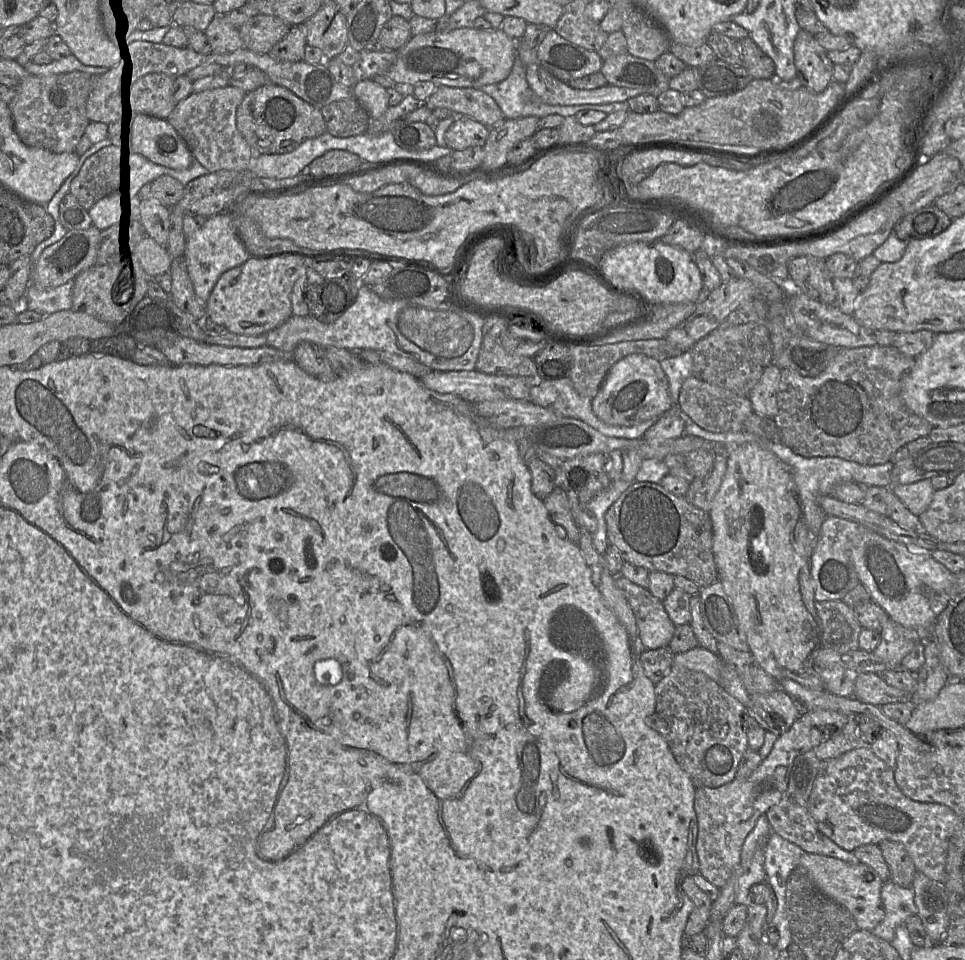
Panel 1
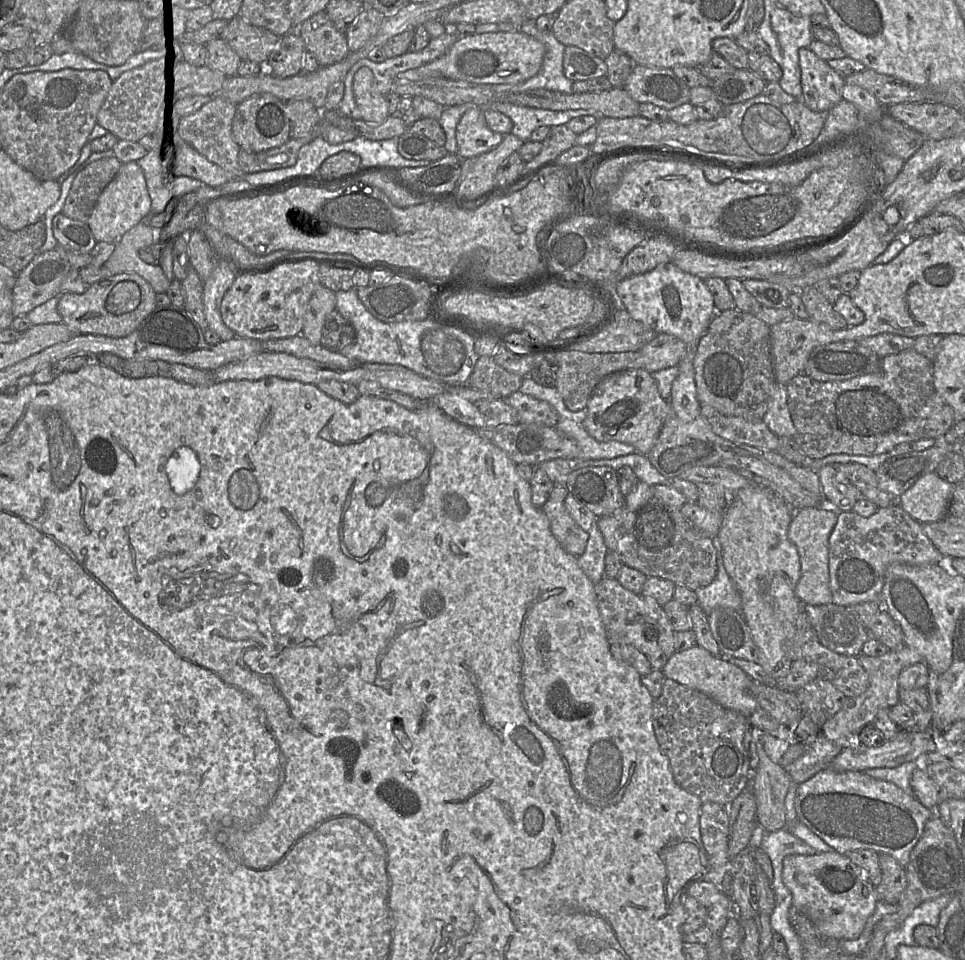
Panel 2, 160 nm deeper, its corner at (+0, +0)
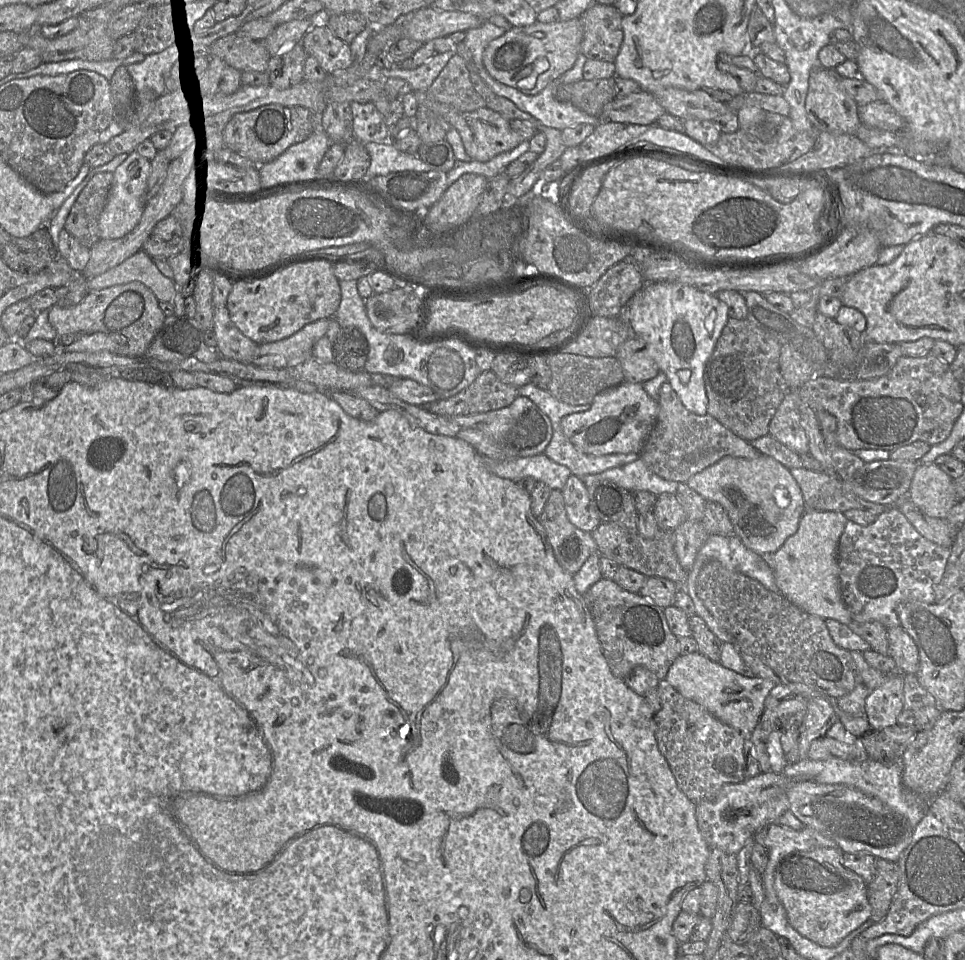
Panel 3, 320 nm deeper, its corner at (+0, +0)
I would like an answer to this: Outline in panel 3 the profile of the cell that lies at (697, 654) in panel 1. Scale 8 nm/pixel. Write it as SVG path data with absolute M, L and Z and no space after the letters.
M698 651L679 655L664 678L682 696L692 700L721 722L736 729L742 735L750 735L756 727L765 707L764 701L775 684L760 677L744 677L715 663Z

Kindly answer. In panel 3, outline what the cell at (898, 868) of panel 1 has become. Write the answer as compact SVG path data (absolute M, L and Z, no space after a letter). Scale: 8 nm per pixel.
M878 858L876 874L868 883L867 893L872 908L870 919L873 923L885 918L892 904L900 882L898 863Z

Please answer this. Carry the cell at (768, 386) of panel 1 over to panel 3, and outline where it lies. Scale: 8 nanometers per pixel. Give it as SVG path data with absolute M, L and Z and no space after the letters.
M789 390L769 424L770 436L799 455L809 453L809 439L802 427L796 395Z

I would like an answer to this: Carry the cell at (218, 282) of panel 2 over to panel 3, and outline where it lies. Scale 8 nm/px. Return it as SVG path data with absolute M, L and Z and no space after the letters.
M214 307L213 332L221 357L252 364L258 344L234 325L226 307Z

